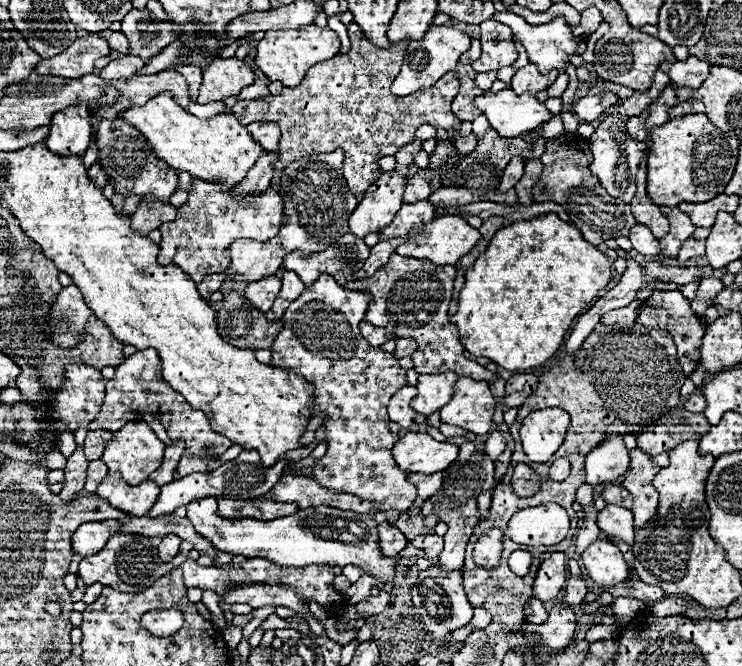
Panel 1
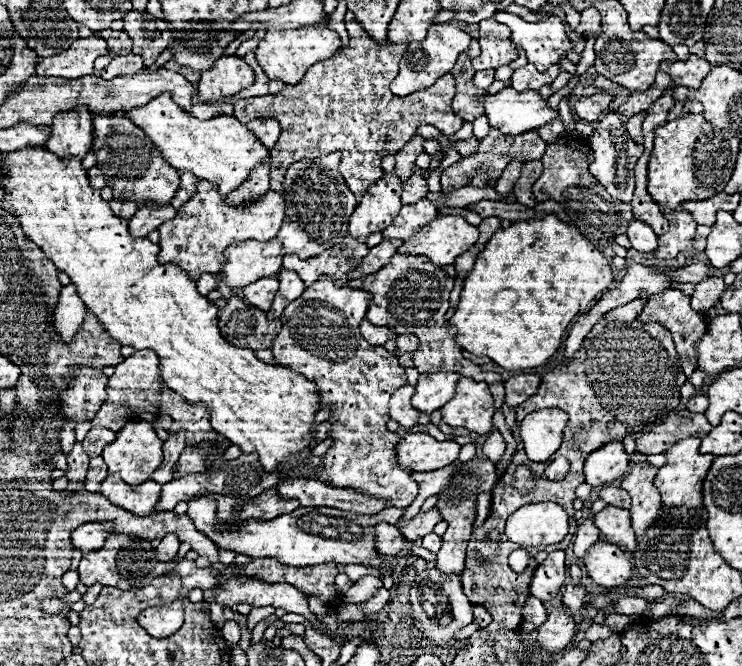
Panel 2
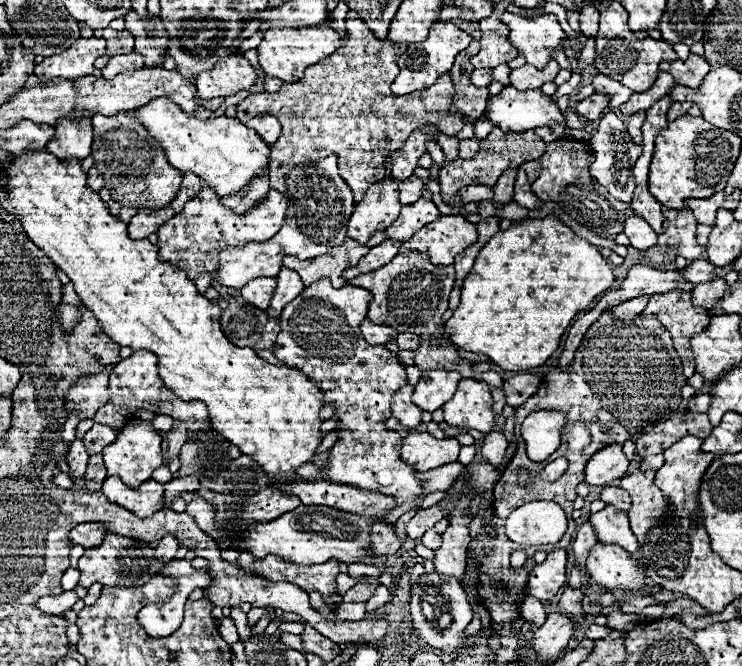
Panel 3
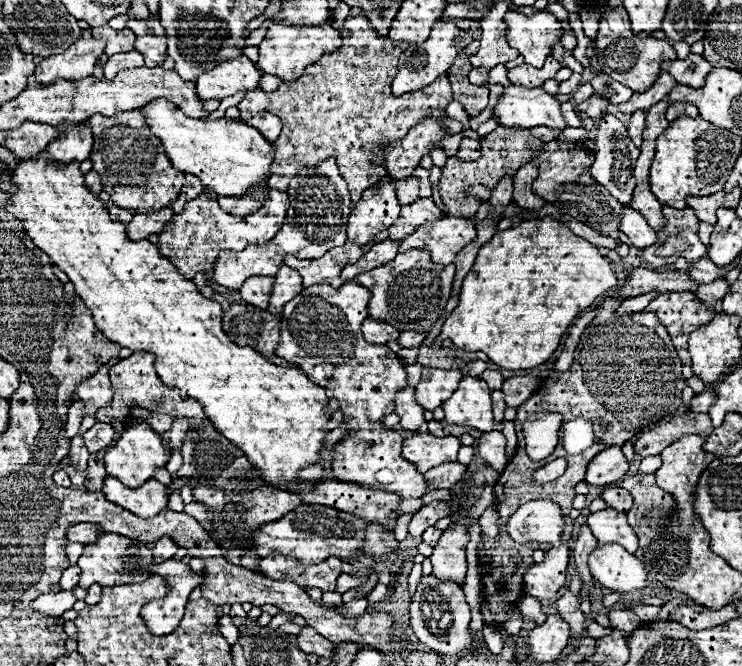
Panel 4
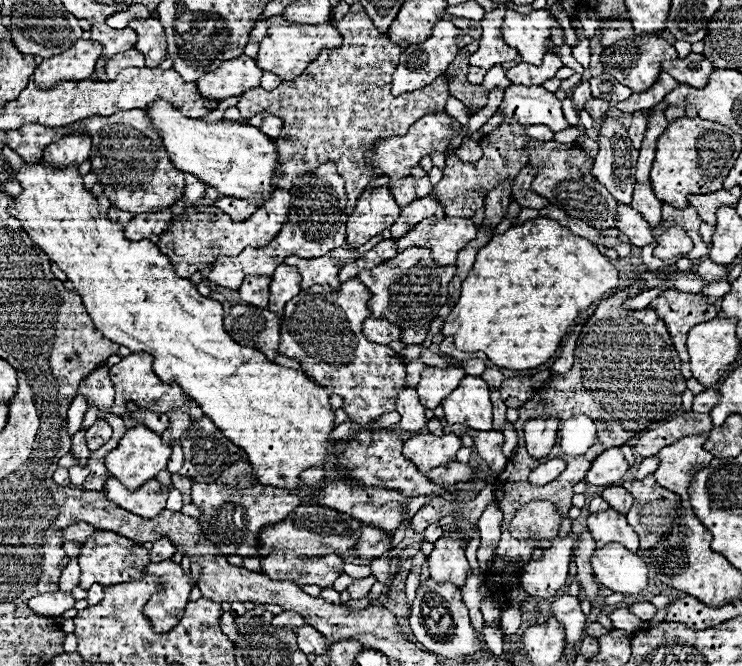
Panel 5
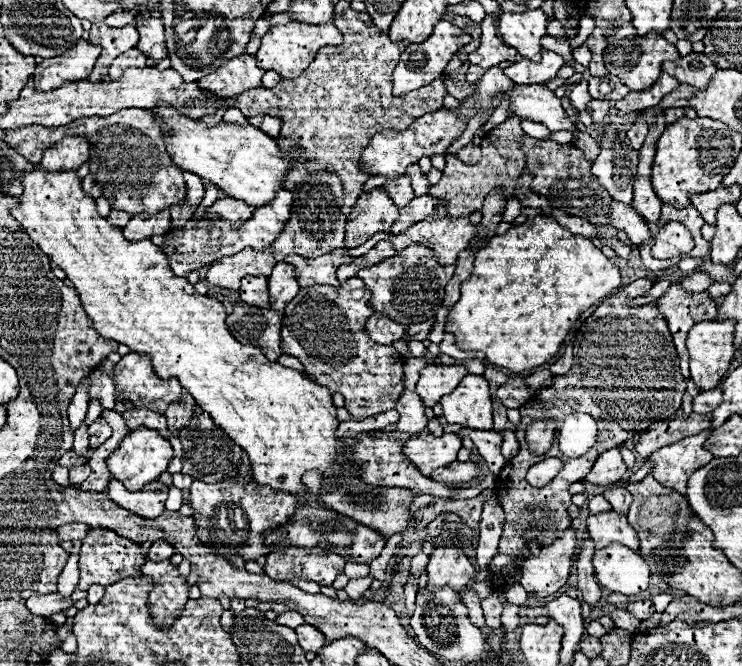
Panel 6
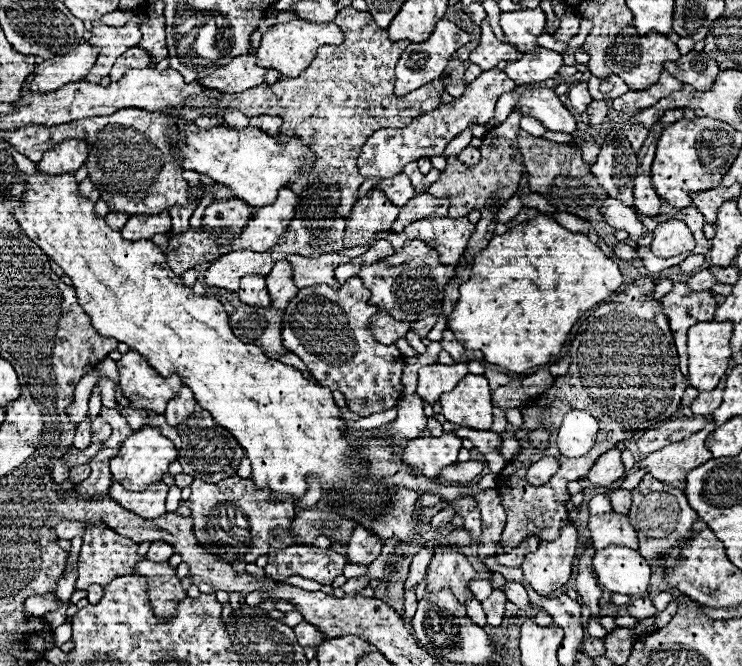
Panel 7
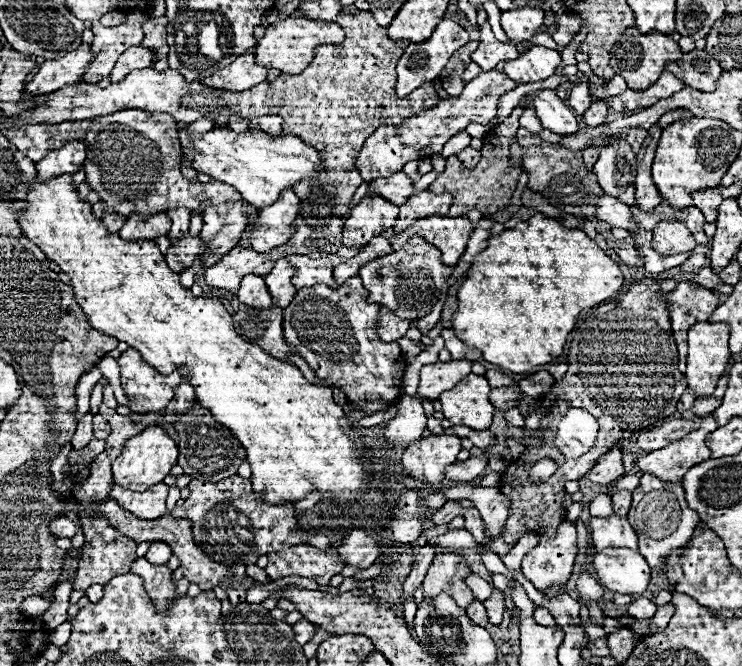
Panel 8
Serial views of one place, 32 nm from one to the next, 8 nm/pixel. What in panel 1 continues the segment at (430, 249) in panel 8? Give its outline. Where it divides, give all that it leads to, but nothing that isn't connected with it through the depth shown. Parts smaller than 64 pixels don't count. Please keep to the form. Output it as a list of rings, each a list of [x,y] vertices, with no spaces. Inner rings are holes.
[[[392,254],[392,258],[370,278],[348,282],[344,288],[366,292],[372,296],[364,318],[366,322],[378,328],[386,328],[396,338],[416,340],[418,350],[412,354],[412,362],[418,374],[454,372],[458,376],[472,376],[476,380],[490,382],[494,378],[490,370],[464,358],[464,346],[460,344],[456,328],[448,320],[448,304],[452,296],[454,276],[454,266],[436,266],[428,260]]]

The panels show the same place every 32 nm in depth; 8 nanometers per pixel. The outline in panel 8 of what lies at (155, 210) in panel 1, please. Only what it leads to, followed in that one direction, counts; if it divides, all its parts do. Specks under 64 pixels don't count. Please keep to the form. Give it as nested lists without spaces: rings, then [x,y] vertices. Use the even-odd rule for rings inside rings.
[[[166,212],[152,214],[152,216],[130,216],[126,224],[120,228],[122,240],[154,240],[156,236],[168,234],[170,218]]]

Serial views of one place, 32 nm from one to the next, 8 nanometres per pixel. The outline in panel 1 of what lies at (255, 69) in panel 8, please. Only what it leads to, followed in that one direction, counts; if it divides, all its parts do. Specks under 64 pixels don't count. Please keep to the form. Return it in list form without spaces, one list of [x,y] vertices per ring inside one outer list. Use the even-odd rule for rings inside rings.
[[[214,58],[210,66],[204,68],[204,82],[200,86],[198,104],[222,102],[230,96],[238,96],[246,86],[254,84],[254,74],[238,58]]]

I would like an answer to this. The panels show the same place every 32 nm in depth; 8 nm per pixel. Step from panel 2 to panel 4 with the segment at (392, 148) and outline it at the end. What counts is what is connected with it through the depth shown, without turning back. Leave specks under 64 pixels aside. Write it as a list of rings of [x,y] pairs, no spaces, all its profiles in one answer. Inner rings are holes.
[[[348,16],[344,20],[342,34],[344,34],[344,44],[336,52],[324,54],[324,58],[320,58],[320,62],[310,64],[298,80],[282,82],[282,86],[276,92],[250,90],[246,94],[246,98],[238,104],[238,110],[240,110],[242,122],[248,122],[258,112],[270,112],[282,120],[282,134],[274,144],[274,162],[270,168],[270,182],[268,182],[270,188],[286,192],[288,178],[296,170],[300,170],[304,166],[316,166],[316,162],[322,162],[322,160],[334,156],[338,160],[340,176],[348,184],[348,190],[352,194],[352,206],[354,206],[356,202],[360,202],[360,198],[362,198],[364,190],[368,190],[368,186],[376,184],[378,180],[382,180],[386,176],[384,168],[376,168],[376,166],[382,166],[380,164],[382,146],[388,146],[390,142],[406,138],[410,128],[420,124],[424,118],[434,118],[434,120],[440,118],[440,124],[444,130],[448,130],[448,134],[458,134],[458,132],[462,132],[464,126],[458,120],[446,116],[446,106],[452,102],[452,86],[450,86],[450,80],[446,74],[440,76],[430,88],[410,92],[404,96],[392,96],[390,84],[398,70],[398,58],[408,48],[408,44],[398,44],[398,42],[392,42],[390,38],[380,38],[370,28],[370,24],[364,16],[356,16],[356,18]]]

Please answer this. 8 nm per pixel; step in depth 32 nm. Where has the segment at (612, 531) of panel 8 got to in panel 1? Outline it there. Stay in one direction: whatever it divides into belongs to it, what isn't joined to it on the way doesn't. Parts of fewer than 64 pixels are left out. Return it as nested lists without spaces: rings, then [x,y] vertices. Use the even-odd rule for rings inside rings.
[[[608,504],[604,510],[600,510],[596,524],[602,532],[616,536],[628,544],[634,544],[634,518],[628,508]]]

